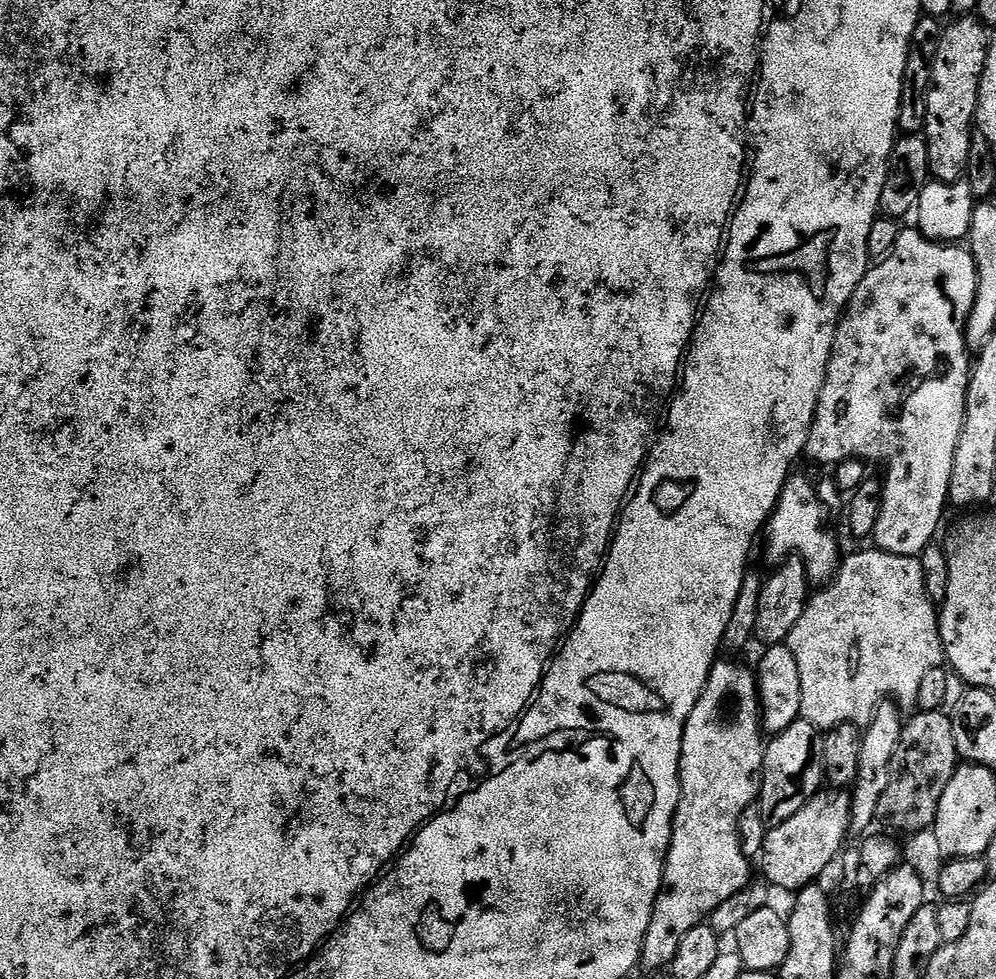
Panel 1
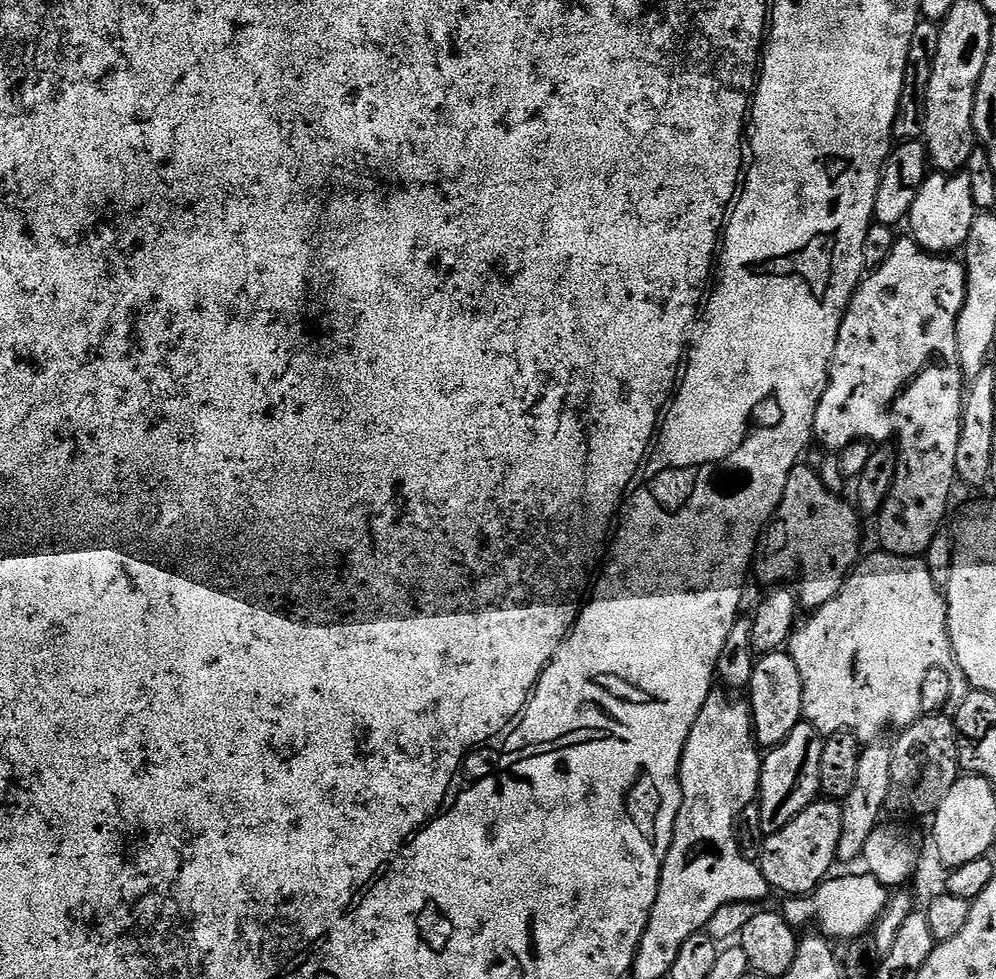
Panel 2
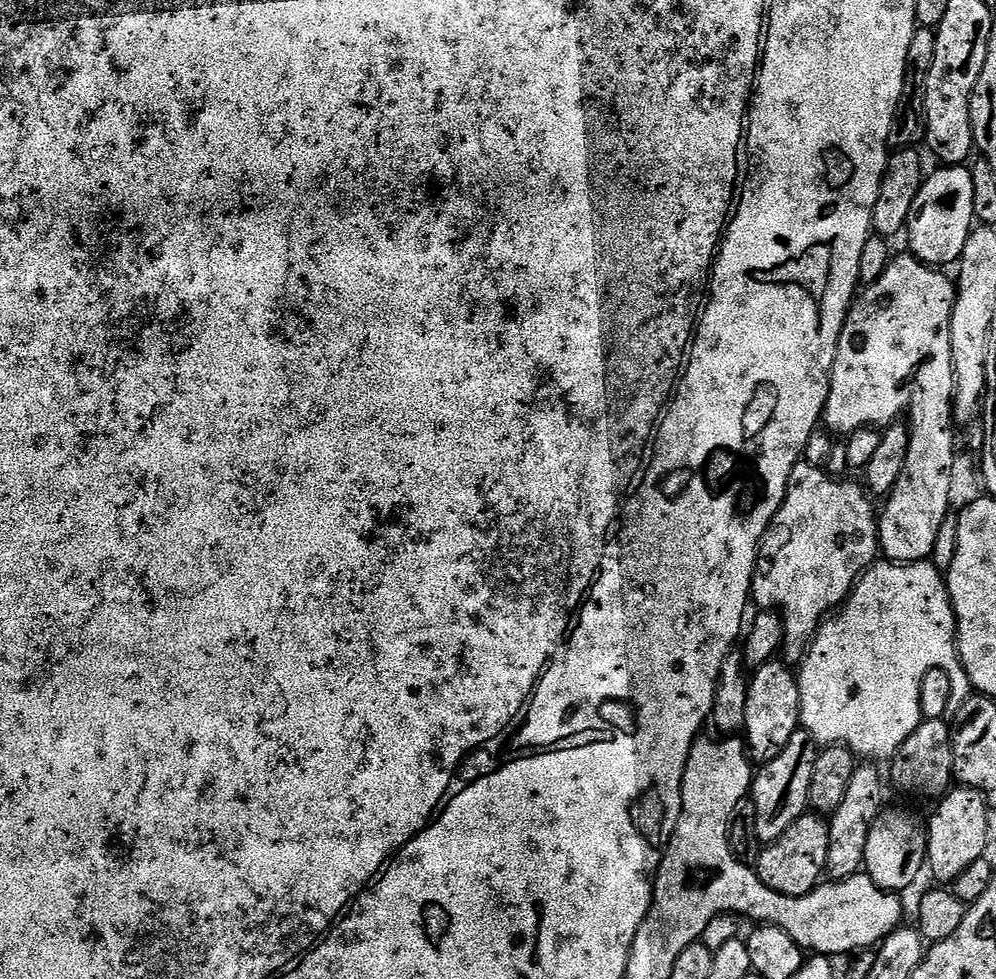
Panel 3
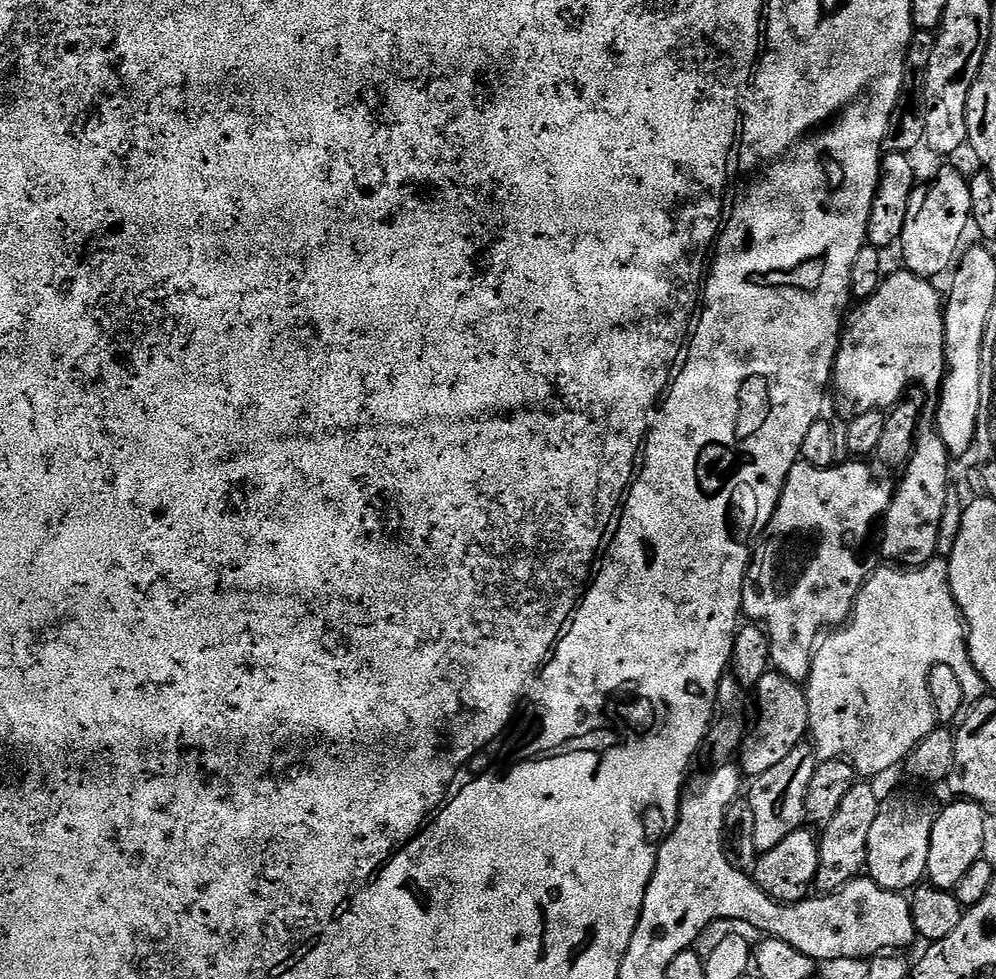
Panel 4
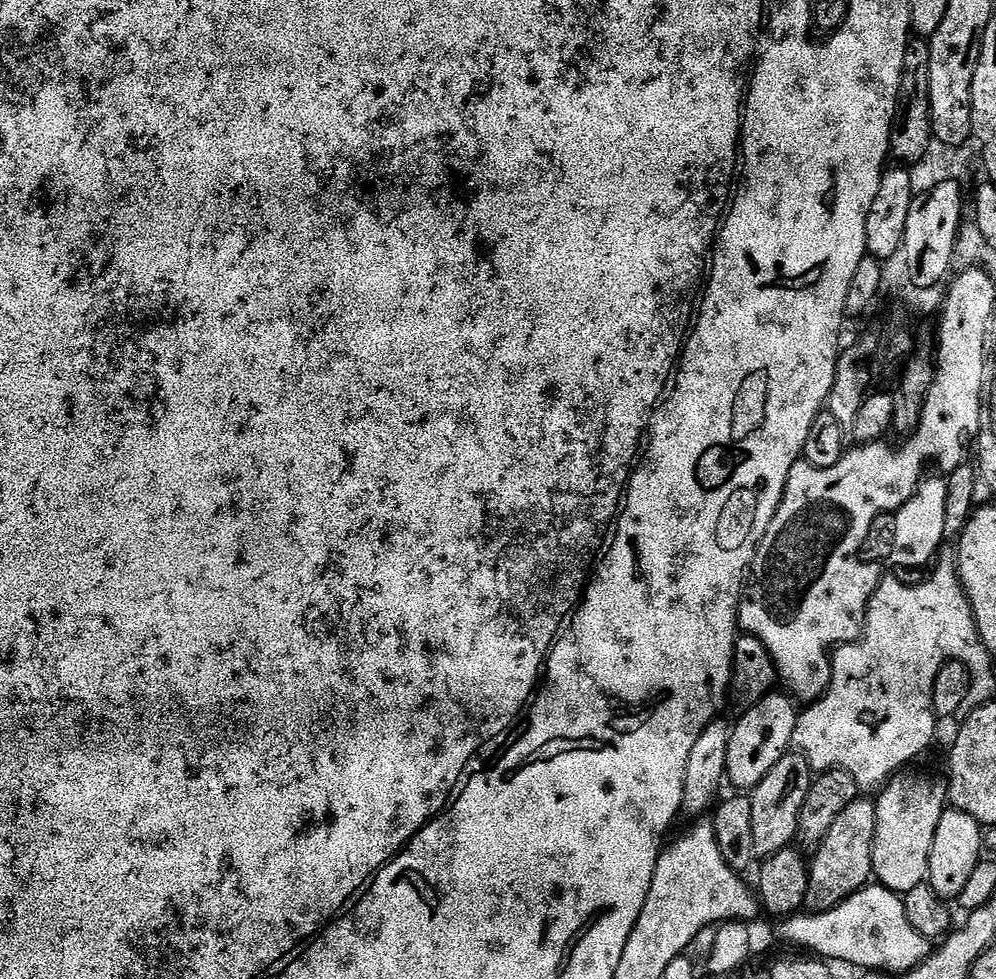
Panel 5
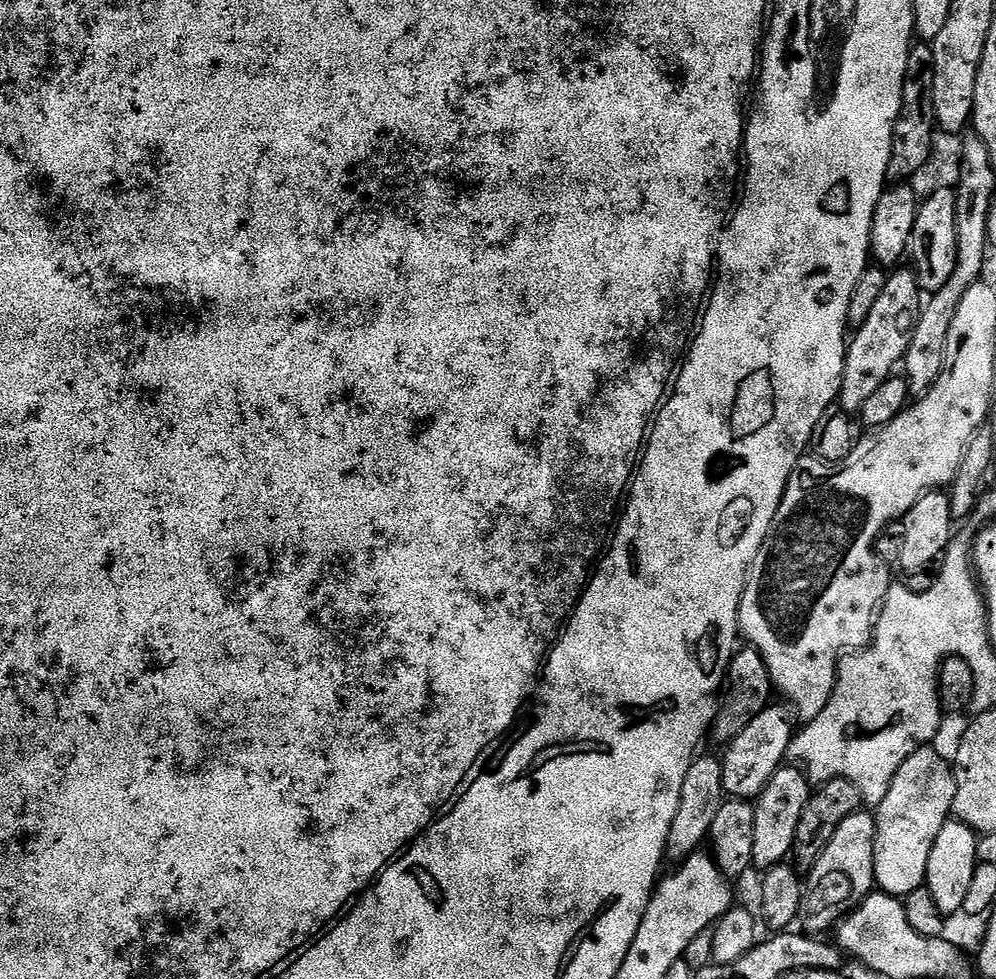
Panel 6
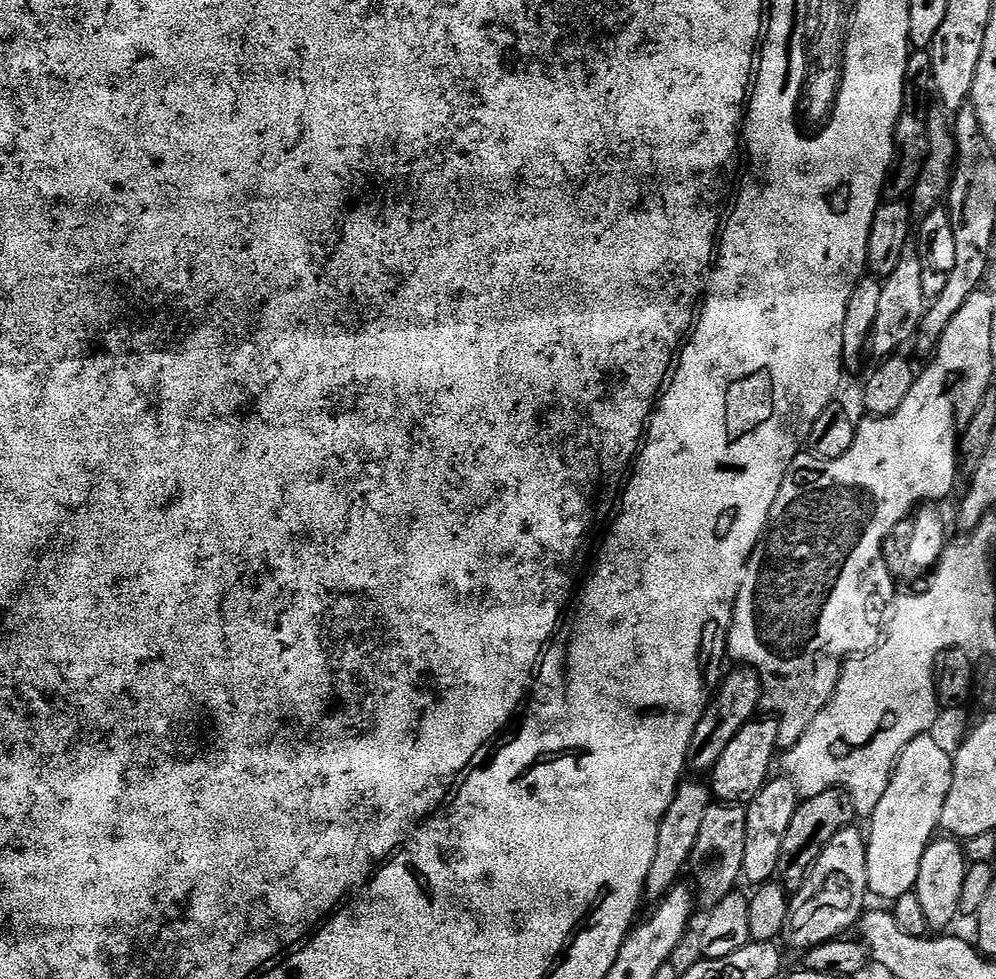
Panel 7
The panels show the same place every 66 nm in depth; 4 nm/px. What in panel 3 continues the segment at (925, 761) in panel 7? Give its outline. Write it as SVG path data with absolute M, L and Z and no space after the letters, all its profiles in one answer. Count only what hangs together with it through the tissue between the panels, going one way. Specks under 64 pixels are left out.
M892 808L881 811L879 818L868 830L866 846L864 847L864 866L863 871L875 882L879 888L885 892L893 894L903 893L903 888L908 888L923 873L926 868L926 857L928 855L928 830L925 821L919 820L912 812L907 812L904 808Z

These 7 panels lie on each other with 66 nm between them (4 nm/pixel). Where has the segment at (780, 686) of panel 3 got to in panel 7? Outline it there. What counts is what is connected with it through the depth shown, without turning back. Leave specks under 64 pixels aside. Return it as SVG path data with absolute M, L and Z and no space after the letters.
M775 719L772 720L766 721L765 724L749 722L732 739L730 746L726 746L722 758L718 758L715 768L710 773L710 787L713 797L719 803L747 805L768 783L768 771L771 770L772 759L776 756L776 743L779 742L780 736L782 740L781 725Z

